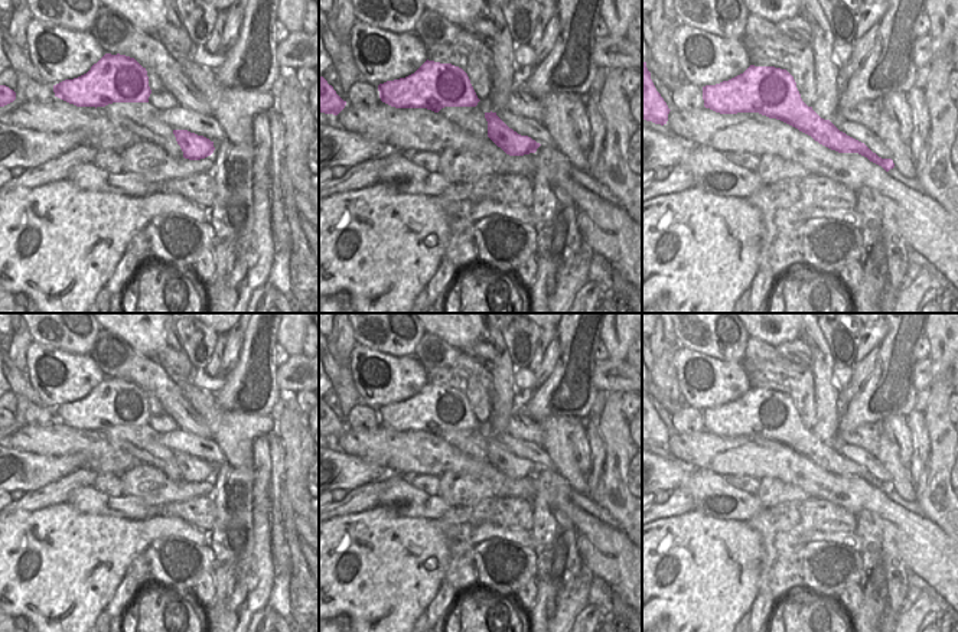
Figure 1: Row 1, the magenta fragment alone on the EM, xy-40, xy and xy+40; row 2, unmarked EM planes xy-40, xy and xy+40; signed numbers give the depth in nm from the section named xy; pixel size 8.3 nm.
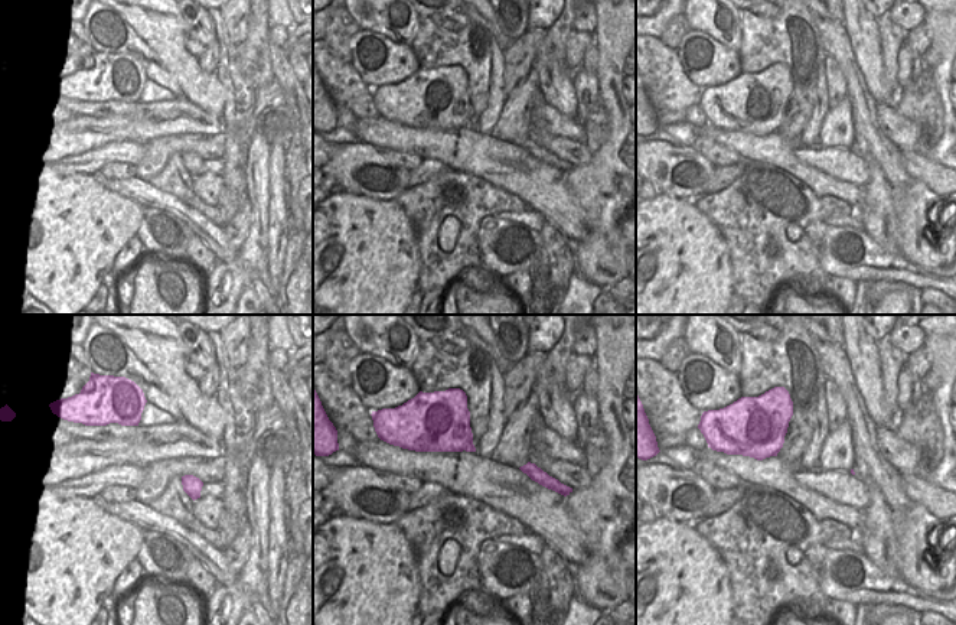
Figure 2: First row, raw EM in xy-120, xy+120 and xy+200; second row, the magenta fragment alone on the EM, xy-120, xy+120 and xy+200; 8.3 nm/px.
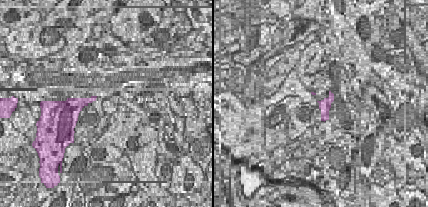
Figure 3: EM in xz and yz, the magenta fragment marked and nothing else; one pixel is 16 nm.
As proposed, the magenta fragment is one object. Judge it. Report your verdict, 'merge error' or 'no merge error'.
no merge error

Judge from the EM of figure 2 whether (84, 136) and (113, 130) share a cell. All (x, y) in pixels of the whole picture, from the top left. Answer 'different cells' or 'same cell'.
same cell

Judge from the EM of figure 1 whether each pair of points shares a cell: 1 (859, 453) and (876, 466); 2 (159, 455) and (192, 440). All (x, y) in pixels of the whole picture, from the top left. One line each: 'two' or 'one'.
1: one
2: two

